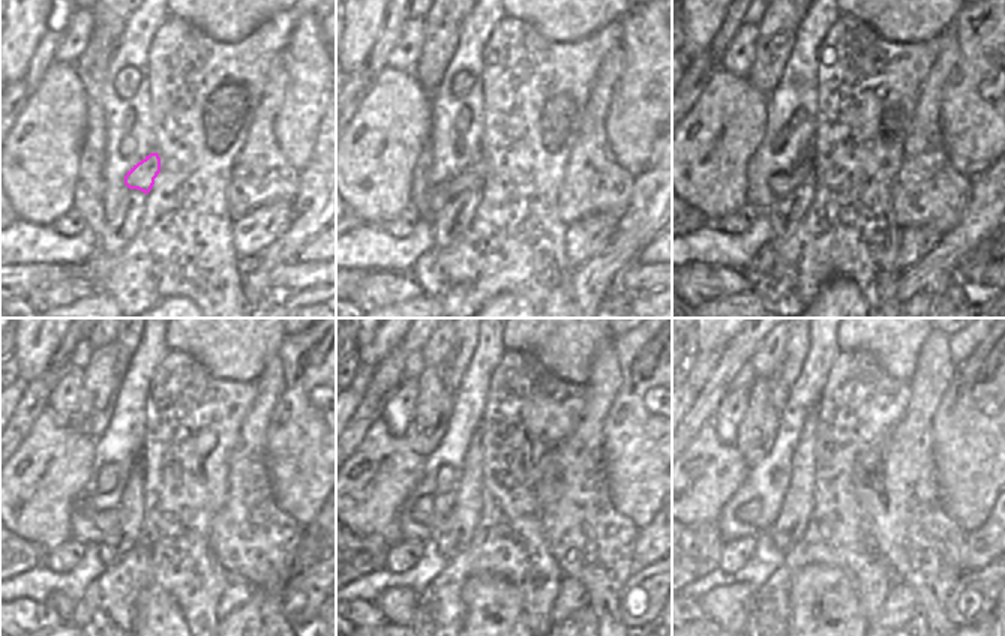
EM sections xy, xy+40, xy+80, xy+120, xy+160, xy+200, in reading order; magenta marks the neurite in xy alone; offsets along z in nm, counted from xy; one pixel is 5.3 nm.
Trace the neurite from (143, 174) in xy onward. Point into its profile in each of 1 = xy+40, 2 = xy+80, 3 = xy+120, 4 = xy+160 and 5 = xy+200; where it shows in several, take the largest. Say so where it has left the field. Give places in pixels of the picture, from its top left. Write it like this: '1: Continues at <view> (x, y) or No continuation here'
1: Continues at xy+40 (473, 177)
2: Continues at xy+80 (780, 185)
3: Continues at xy+120 (107, 521)
4: Continues at xy+160 (422, 512)
5: Continues at xy+200 (749, 512).

